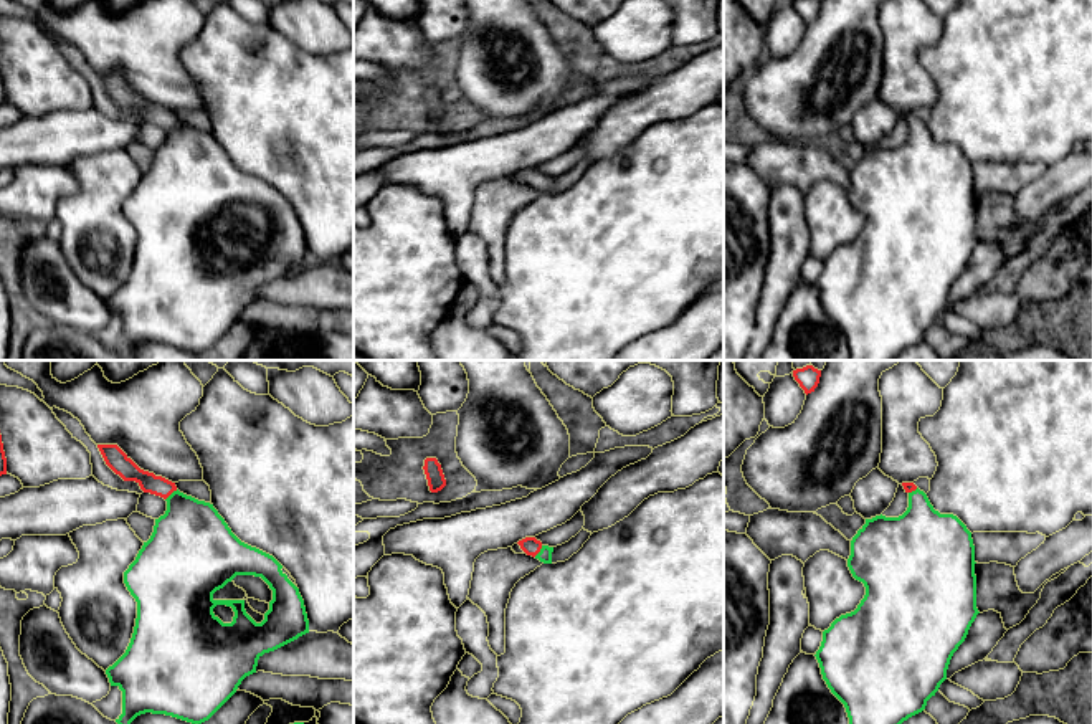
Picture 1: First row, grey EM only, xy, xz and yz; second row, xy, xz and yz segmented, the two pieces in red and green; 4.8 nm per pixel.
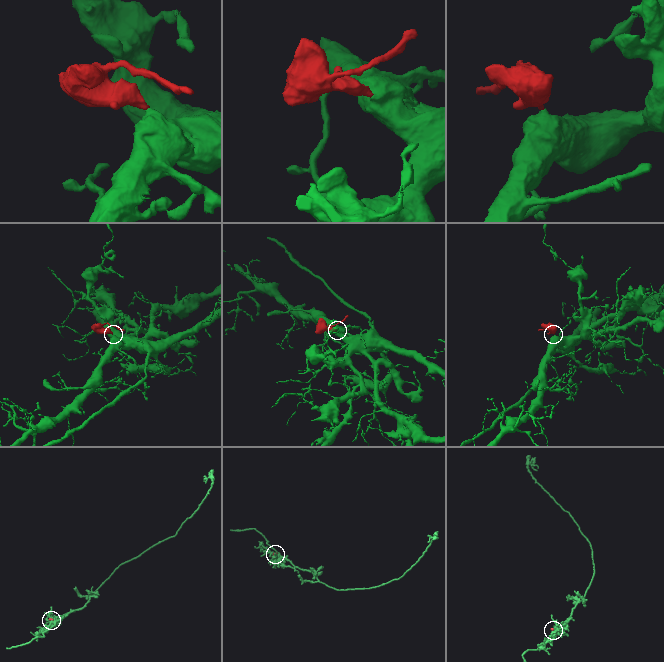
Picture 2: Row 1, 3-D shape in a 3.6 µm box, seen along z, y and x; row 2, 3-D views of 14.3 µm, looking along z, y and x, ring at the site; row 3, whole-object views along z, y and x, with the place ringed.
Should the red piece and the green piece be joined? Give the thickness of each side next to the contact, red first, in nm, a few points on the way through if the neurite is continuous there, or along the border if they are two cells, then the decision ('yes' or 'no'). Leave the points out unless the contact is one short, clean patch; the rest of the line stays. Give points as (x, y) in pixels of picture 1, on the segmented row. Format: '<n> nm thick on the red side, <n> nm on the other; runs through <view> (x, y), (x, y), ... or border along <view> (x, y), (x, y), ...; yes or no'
100 nm thick on the red side, 360 nm on the other; runs through xy (126, 468), (170, 493), (187, 519), (190, 539); yes

